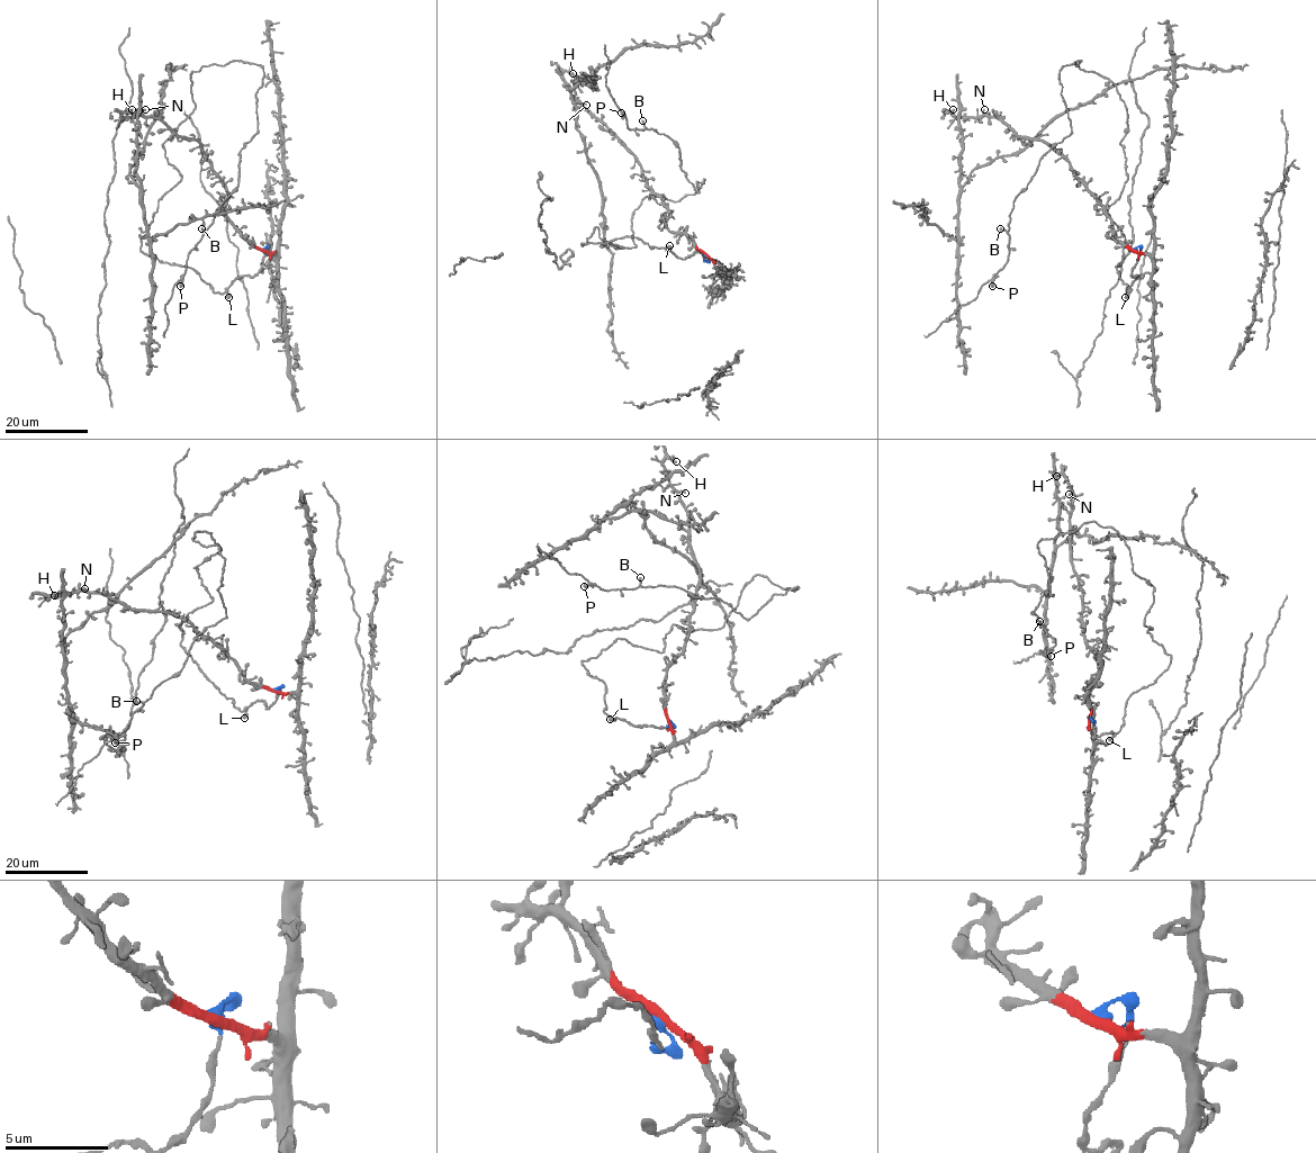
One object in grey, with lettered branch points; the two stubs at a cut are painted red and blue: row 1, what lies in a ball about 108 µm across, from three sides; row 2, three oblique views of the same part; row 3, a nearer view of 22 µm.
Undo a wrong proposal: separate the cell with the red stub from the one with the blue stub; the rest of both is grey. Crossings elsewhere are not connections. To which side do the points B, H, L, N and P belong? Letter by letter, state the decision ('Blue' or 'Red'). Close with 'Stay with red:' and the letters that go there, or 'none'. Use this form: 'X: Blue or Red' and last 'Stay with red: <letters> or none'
B: Blue
H: Red
L: Blue
N: Red
P: Blue
Stay with red: H, N

